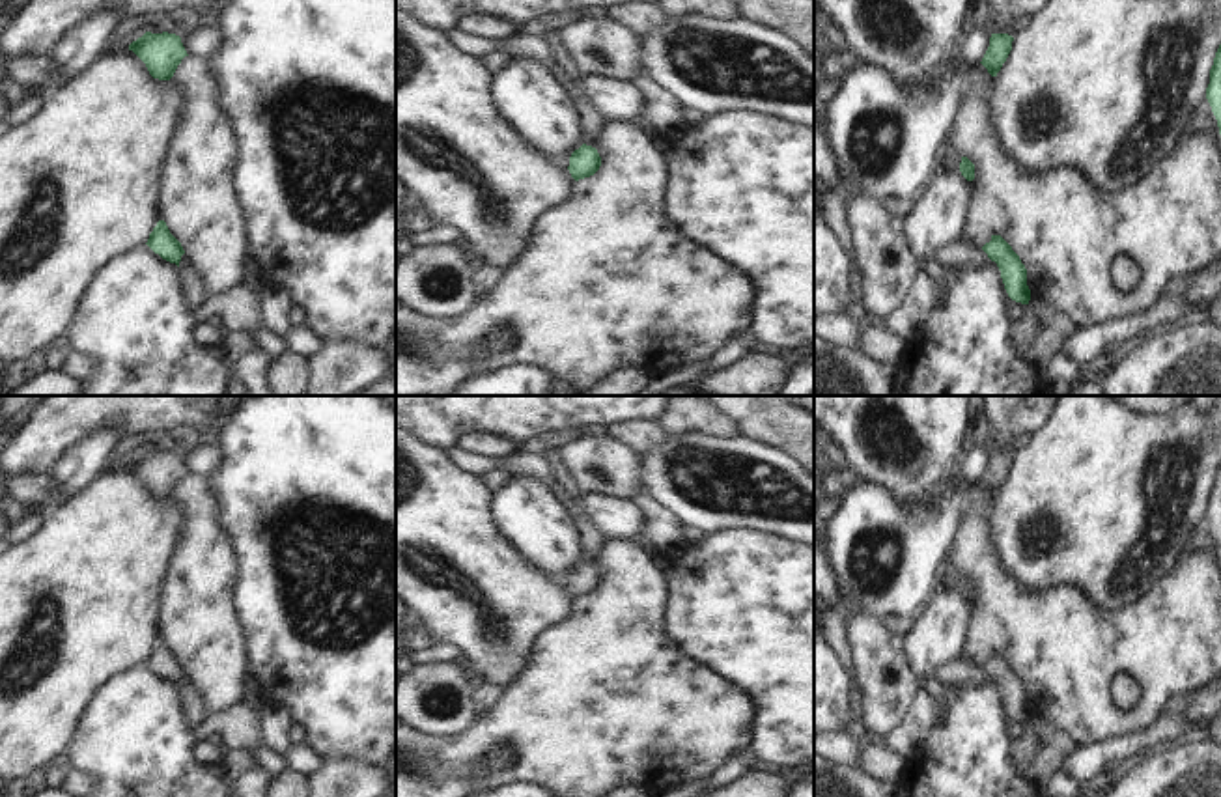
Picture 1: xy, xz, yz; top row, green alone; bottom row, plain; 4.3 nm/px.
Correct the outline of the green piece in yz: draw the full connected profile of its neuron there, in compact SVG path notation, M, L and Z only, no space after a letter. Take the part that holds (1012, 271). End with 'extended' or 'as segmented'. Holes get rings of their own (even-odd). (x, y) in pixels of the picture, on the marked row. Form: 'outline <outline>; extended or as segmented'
outline M991 235L991 241L982 250L997 263L1008 297L1016 302L1029 304L1027 269L1012 246L1001 235Z; as segmented

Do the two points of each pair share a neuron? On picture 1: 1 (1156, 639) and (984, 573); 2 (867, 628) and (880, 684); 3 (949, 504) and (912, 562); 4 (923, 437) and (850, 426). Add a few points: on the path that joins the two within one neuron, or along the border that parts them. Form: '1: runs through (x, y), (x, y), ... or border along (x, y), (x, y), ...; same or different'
1: runs through (1113, 643), (1057, 643), (1027, 616); same
2: runs through (872, 641), (880, 656), (880, 671); same
3: runs through (934, 519), (912, 542), (912, 547); same
4: runs through (913, 460), (904, 467), (880, 463), (870, 450); same

